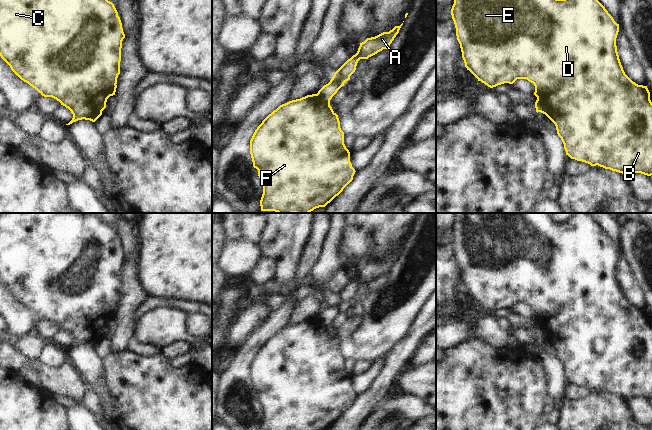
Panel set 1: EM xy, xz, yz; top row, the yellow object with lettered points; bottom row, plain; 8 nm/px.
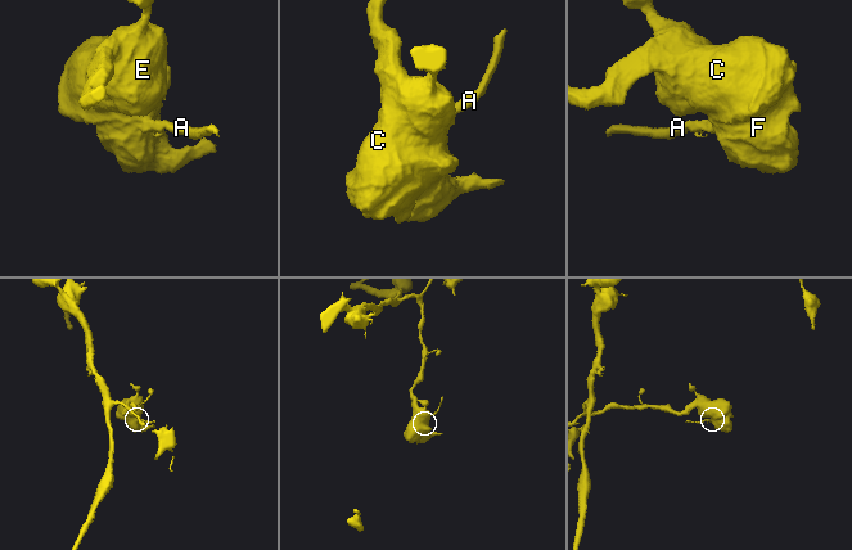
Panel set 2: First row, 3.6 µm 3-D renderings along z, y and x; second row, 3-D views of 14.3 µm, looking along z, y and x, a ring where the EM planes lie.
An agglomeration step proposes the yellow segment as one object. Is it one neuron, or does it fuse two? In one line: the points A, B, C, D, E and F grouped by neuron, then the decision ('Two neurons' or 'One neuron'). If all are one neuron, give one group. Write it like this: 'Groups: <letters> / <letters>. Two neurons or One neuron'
Groups: A / B C D E F. Two neurons

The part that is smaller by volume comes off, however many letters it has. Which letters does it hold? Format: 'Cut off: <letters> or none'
Cut off: A

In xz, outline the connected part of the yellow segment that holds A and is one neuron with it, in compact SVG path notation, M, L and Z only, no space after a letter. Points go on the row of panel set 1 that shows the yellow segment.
M395 26L389 32L383 32L375 37L367 38L360 43L358 51L348 59L333 75L330 82L324 85L319 91L320 101L325 105L330 105L330 100L337 91L344 86L344 83L350 80L350 76L355 72L357 63L360 59L368 59L383 49L387 49L396 35L399 33L401 26Z

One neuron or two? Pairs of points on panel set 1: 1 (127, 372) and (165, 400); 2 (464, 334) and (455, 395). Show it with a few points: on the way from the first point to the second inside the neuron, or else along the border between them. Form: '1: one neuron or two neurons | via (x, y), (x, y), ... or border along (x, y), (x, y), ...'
1: one neuron | via (136, 381), (156, 400)
2: two neurons | border along (474, 338), (463, 340), (446, 349)

